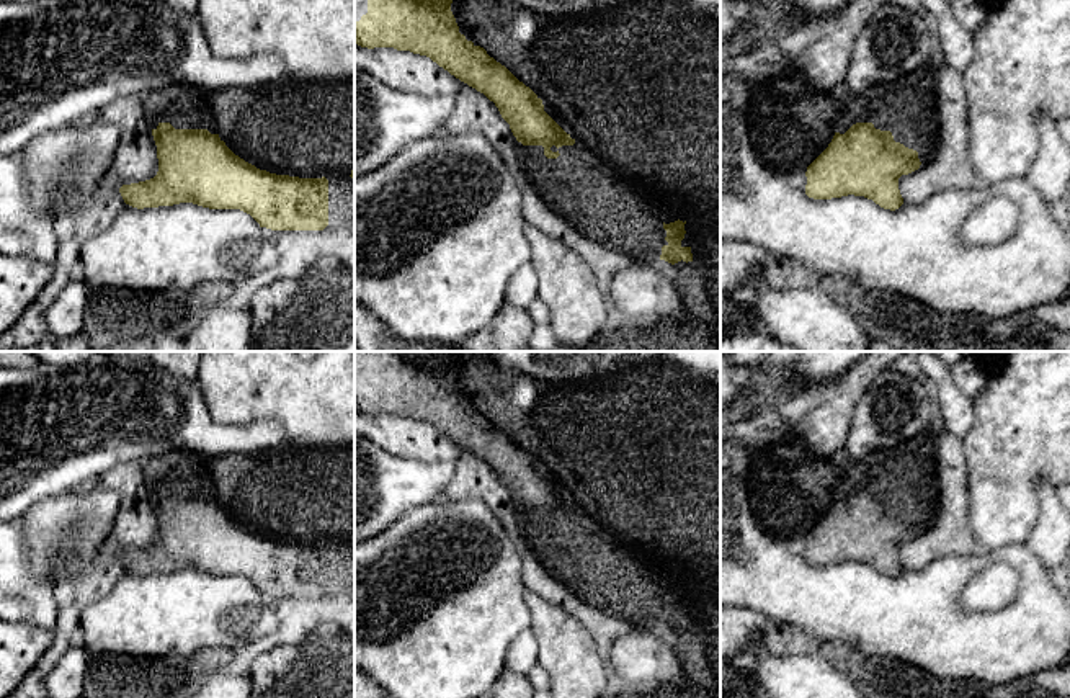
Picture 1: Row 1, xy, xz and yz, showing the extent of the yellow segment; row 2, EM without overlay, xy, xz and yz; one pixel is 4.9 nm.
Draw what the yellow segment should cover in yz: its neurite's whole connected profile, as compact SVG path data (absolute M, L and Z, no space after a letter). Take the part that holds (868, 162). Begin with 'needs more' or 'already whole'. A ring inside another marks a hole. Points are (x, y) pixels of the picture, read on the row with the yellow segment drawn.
needs more; M928 65L895 82L876 85L863 95L853 95L845 103L845 114L835 123L831 142L807 167L805 195L814 199L864 196L895 211L903 204L898 178L930 160L936 136L934 78Z

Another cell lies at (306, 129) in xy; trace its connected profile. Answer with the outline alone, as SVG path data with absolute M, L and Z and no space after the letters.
M286 80L237 88L237 106L224 111L219 137L235 155L270 173L350 178L354 168L354 80Z

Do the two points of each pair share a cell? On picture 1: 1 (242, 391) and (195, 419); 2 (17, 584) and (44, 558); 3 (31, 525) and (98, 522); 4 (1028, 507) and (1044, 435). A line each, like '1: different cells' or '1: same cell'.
1: different cells
2: different cells
3: same cell
4: same cell

